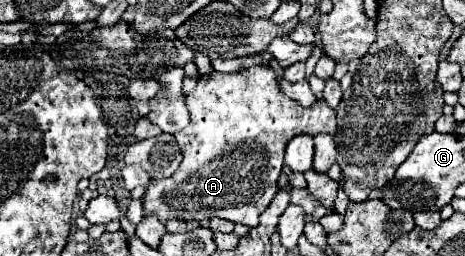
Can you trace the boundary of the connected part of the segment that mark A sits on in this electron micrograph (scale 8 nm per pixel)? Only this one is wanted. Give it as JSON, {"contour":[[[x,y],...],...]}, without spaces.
{"contour":[[[255,65],[231,75],[201,75],[197,87],[187,95],[187,105],[191,111],[191,123],[183,131],[175,133],[175,139],[183,151],[183,163],[171,177],[151,181],[147,193],[143,195],[145,213],[155,213],[163,223],[169,219],[209,221],[219,217],[249,227],[259,225],[259,215],[269,207],[279,191],[277,179],[281,175],[283,149],[287,147],[287,141],[301,133],[335,133],[335,111],[325,103],[325,99],[317,99],[311,107],[301,107],[297,101],[291,101],[279,91],[273,69],[265,65]]]}

